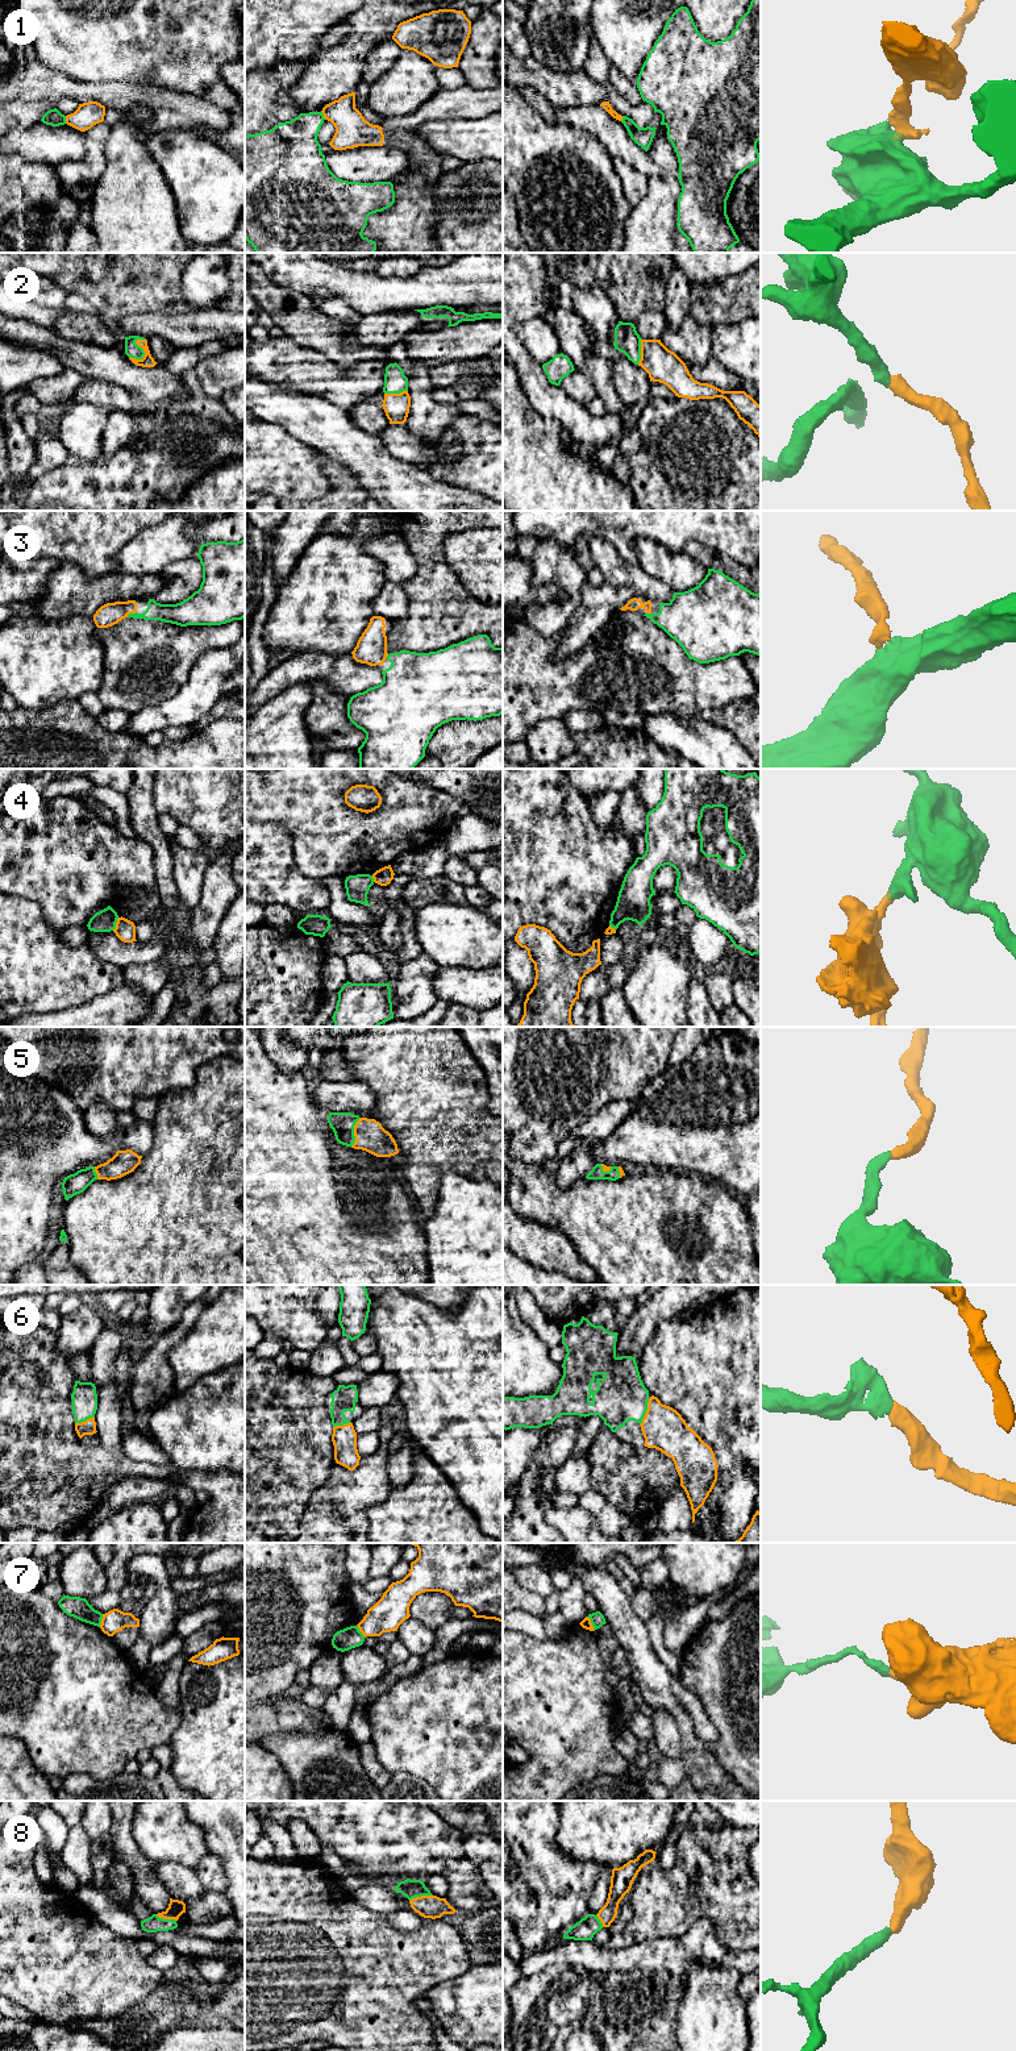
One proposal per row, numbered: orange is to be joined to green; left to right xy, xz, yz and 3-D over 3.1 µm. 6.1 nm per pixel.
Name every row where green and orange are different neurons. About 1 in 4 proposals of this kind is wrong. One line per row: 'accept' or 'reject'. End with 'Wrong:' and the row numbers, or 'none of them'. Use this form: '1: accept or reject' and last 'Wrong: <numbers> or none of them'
1: reject
2: accept
3: accept
4: reject
5: accept
6: accept
7: reject
8: accept
Wrong: 1, 4, 7

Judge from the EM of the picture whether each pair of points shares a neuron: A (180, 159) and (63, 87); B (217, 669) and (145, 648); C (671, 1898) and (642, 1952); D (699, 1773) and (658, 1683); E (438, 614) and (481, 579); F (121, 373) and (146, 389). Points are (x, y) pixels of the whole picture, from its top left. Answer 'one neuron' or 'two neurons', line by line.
A: two neurons
B: two neurons
C: two neurons
D: one neuron
E: two neurons
F: one neuron

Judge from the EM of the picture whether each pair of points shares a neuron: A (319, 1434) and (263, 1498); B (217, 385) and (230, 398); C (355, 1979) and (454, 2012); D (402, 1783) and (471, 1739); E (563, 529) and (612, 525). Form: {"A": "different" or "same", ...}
{"A": "same", "B": "different", "C": "different", "D": "different", "E": "same"}

